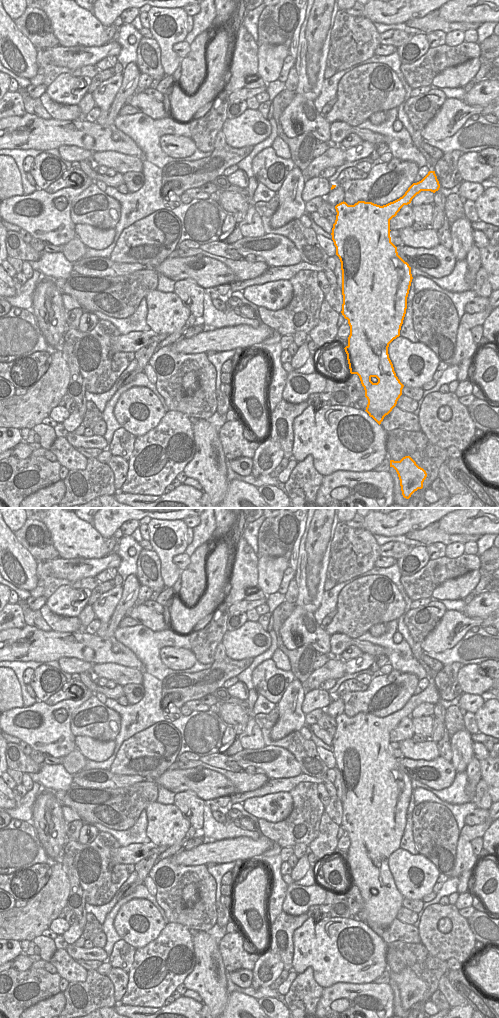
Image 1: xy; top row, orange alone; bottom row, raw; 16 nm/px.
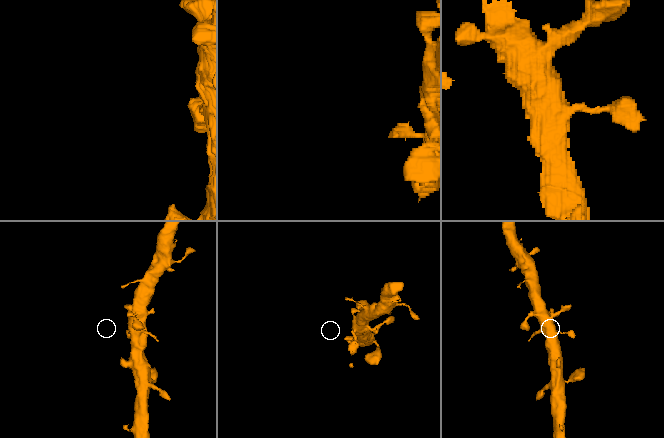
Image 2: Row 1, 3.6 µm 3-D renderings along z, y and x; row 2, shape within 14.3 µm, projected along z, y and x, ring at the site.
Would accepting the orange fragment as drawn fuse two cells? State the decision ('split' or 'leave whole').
leave whole

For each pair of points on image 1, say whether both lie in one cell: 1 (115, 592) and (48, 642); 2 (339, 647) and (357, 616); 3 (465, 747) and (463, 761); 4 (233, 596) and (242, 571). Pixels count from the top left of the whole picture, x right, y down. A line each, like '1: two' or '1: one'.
1: two
2: two
3: one
4: one

